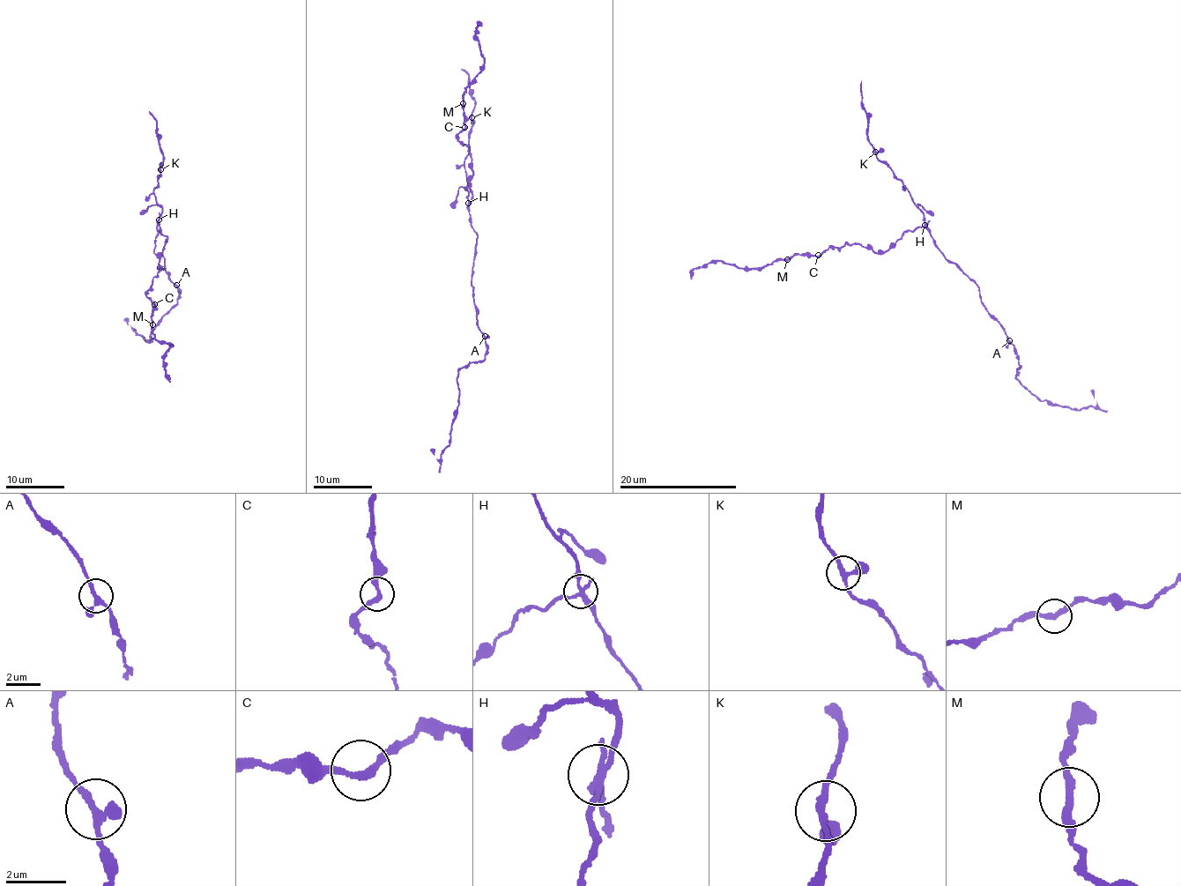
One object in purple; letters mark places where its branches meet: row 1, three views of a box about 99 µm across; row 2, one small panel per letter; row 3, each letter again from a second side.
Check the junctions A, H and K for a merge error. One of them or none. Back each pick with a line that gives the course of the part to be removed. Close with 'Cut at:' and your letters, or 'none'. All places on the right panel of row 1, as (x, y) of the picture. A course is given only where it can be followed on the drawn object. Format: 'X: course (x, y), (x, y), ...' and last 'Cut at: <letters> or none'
H: course (925, 225), (903, 233), (886, 251), (846, 242), (754, 269), (715, 261), (697, 267), (691, 279)
Cut at: H

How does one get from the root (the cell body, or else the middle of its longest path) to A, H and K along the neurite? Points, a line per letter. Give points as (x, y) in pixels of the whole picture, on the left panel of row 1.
A: (162, 234), (167, 238), (163, 248), (164, 271), (176, 285)
H: (162, 234), (158, 219)
K: (162, 234), (159, 225), (162, 205), (156, 202), (153, 192), (158, 186), (160, 169)

